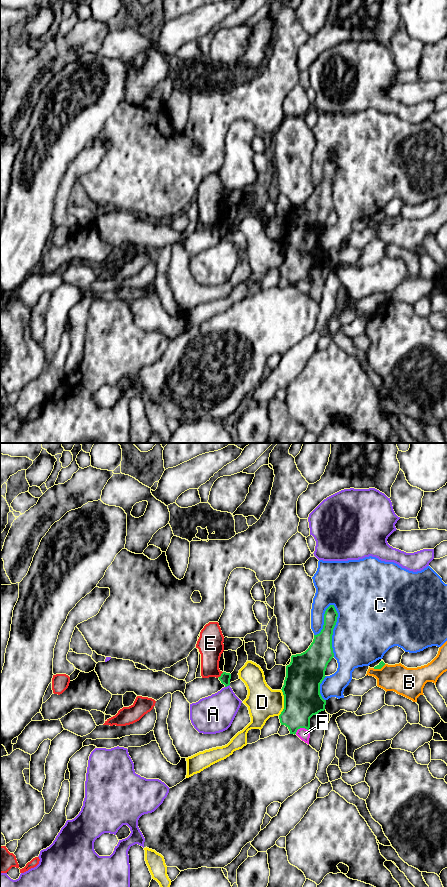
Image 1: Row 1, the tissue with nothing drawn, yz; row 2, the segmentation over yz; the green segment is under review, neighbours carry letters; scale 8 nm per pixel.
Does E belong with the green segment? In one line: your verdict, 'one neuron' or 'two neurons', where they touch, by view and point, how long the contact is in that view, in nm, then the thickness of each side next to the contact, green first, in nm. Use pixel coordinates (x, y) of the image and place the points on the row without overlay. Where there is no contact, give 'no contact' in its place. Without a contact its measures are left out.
two neurons | yz (221, 227) | 70 nm | 80/200 nm

